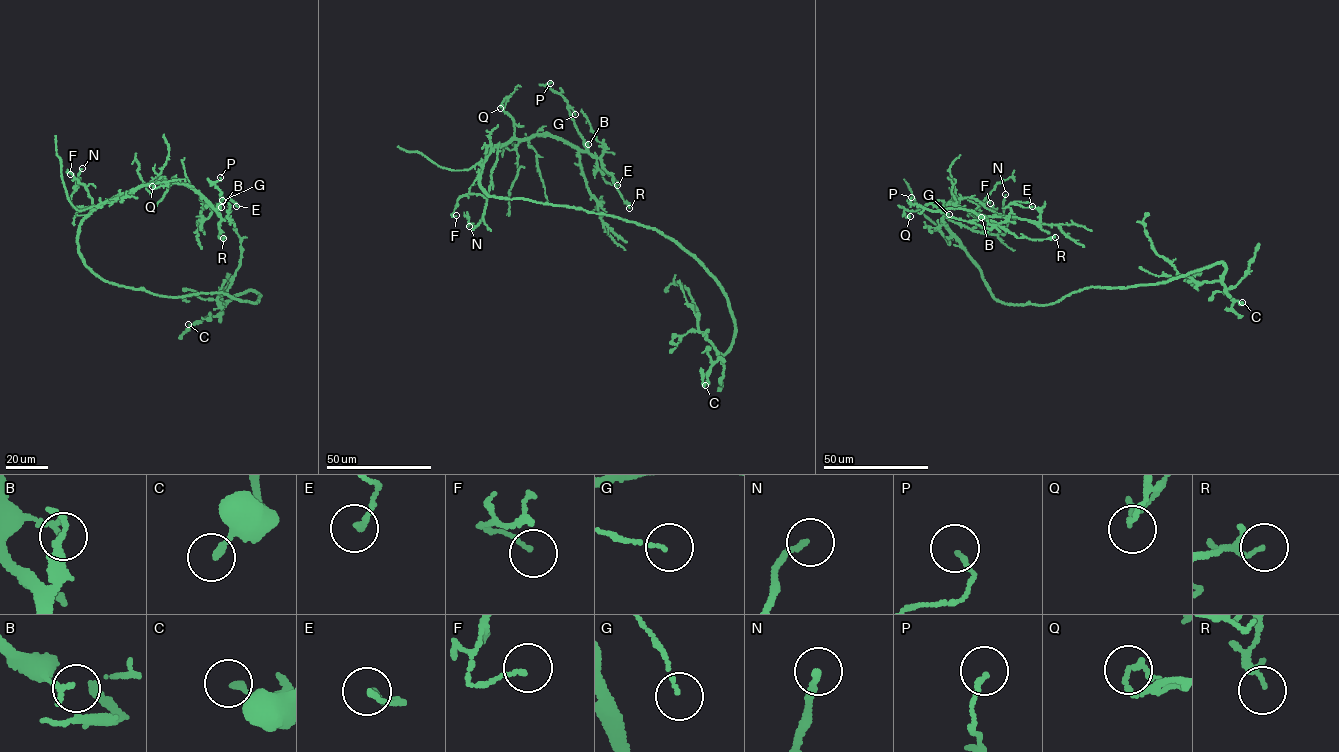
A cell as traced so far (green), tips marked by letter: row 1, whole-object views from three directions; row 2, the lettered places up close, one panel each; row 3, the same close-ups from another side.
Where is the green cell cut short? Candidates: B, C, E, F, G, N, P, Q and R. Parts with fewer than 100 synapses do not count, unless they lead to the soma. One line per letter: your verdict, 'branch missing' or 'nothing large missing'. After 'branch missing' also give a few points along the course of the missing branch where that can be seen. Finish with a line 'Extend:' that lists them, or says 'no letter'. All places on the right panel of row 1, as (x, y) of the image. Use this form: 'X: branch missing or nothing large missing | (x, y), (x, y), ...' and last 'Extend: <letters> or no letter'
B: nothing large missing
C: nothing large missing
E: nothing large missing
F: nothing large missing
G: nothing large missing
N: nothing large missing
P: nothing large missing
Q: nothing large missing
R: nothing large missing
Extend: no letter

